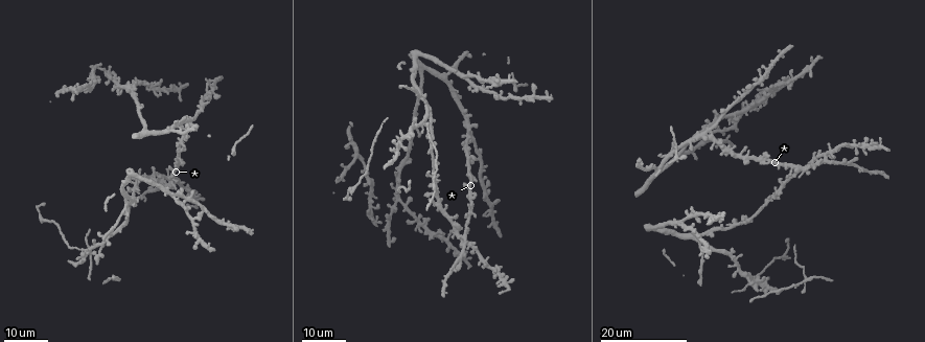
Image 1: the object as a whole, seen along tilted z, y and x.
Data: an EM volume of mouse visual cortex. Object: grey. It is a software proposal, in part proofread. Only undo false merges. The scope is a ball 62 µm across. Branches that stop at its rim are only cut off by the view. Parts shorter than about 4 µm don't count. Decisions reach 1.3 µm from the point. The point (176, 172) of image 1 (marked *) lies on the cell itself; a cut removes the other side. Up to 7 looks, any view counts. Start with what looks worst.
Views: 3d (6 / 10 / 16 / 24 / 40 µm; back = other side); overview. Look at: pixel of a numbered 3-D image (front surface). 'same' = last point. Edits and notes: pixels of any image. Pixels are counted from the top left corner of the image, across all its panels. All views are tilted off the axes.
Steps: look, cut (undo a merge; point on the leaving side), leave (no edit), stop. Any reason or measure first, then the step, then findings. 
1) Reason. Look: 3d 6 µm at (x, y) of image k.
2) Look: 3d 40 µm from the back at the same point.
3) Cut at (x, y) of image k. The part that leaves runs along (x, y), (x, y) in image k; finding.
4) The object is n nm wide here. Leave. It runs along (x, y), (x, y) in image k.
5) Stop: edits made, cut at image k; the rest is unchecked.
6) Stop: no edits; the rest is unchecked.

Look: 3d 16 µm at (747, 275) of image 1.

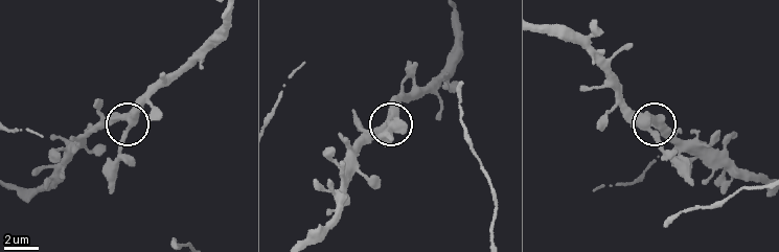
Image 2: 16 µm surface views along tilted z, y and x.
Closer look. Look: 3d 10 µm at (129, 119) of image 2.

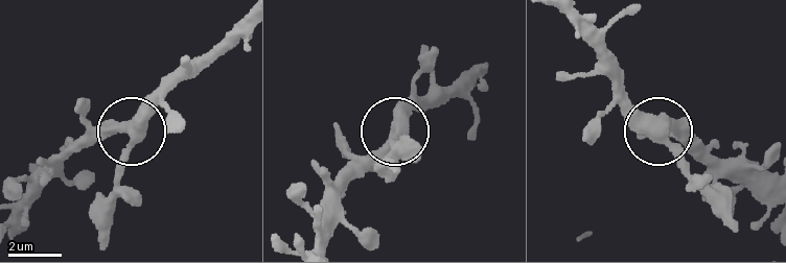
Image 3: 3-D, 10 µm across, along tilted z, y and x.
The object is 420 nm wide here. Leave. It runs along (465, 75), (415, 108), (347, 175) in image 3; continuous, no second cell.

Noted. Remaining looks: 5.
Two arms in line, one across. Look: 3d 16 µm at (167, 132) of image 1.

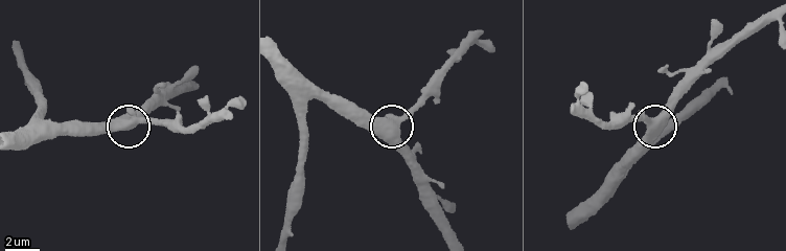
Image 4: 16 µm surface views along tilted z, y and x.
Zoom in. Look: 3d 6 µm at (127, 125) of image 4.

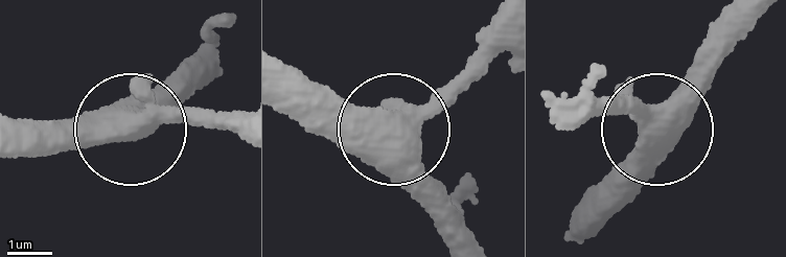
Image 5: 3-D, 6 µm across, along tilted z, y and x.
3 arms meet here. Leave. It runs along (761, 19), (659, 123), (578, 98) in image 5; continuous, no second cell.

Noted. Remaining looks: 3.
Four-way junction. Look: 3d 16 µm at (825, 158) of image 1.

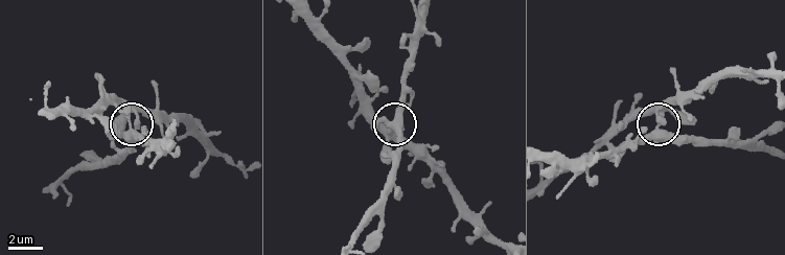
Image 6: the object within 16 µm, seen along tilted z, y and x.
Look: 3d 6 µm at (138, 128) of image 6.

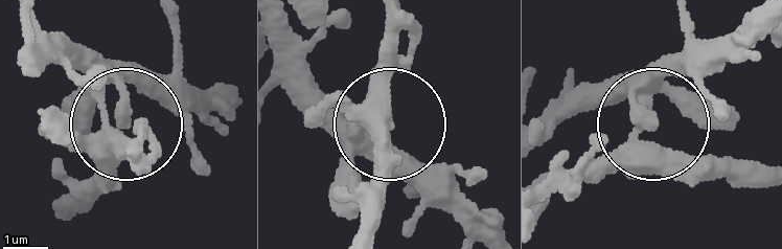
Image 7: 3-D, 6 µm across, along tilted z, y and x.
The object is 360 nm wide here. Leave. One cell here.

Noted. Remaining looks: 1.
Stop: no edits; the rest is unchecked.

